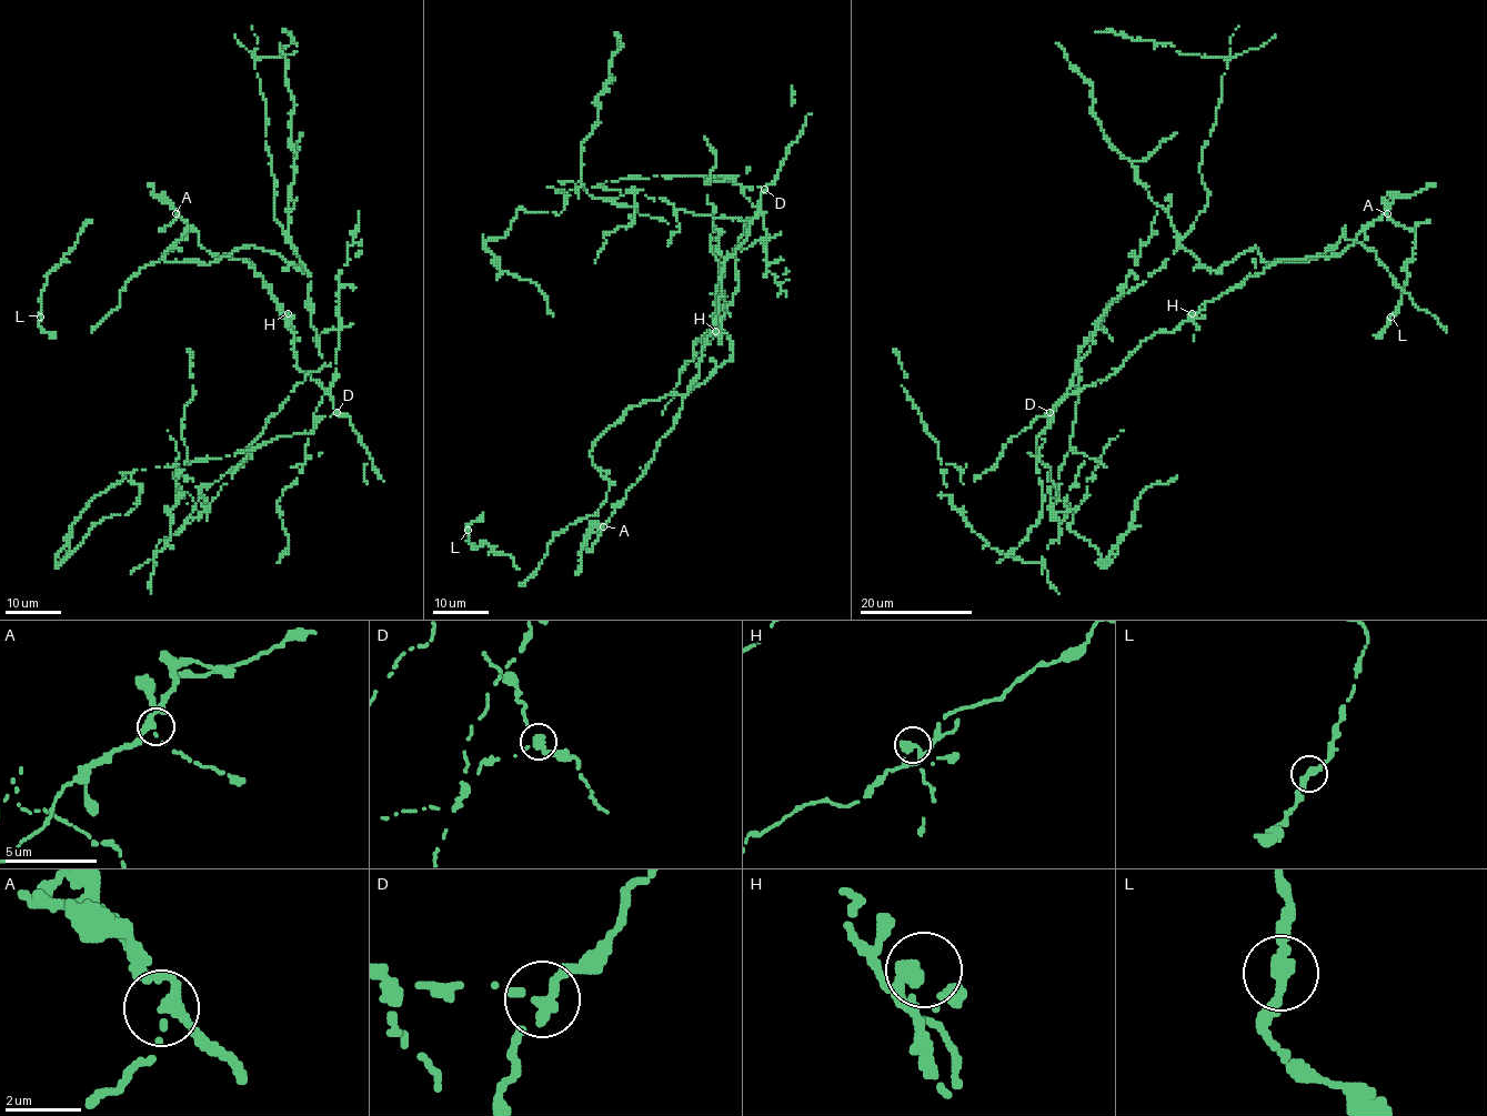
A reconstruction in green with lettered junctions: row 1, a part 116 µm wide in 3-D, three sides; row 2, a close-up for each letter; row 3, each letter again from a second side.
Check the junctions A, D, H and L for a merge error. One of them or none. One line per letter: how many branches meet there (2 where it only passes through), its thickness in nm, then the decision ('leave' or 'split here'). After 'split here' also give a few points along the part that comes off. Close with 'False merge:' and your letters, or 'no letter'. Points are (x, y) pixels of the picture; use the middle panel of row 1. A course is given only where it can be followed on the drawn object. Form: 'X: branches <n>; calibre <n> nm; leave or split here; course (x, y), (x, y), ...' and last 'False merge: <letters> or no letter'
A: branches 2; calibre 280 nm; leave
D: branches 2; calibre 340 nm; split here; course (764, 189), (742, 188), (763, 214), (735, 251), (732, 359), (595, 440), (605, 499), (520, 586)
H: branches 2; calibre 360 nm; leave
L: branches 2; calibre 360 nm; leave
False merge: D

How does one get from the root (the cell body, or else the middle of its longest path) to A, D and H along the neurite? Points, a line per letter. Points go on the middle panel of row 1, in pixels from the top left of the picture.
A: (700, 360), (699, 375), (683, 398), (677, 421), (656, 448), (646, 472), (632, 485), (603, 526)
D: (700, 360), (704, 339), (714, 331), (714, 320), (720, 311), (723, 261), (747, 238), (750, 221), (764, 189)
H: (700, 360), (704, 339), (715, 331)

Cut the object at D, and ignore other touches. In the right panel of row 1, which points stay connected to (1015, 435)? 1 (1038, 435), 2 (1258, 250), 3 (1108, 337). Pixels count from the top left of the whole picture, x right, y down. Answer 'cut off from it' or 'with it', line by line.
1: cut off from it
2: cut off from it
3: cut off from it

